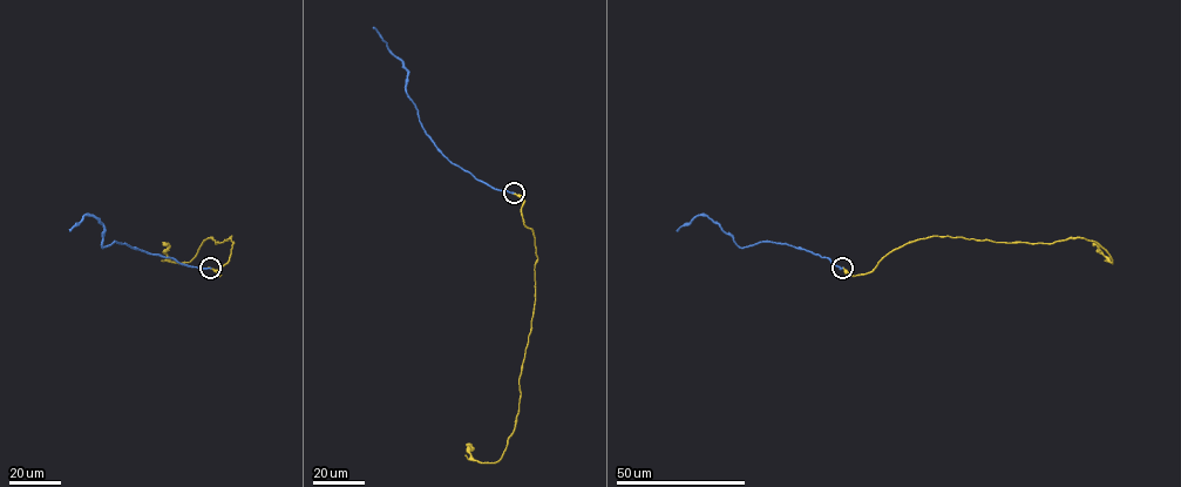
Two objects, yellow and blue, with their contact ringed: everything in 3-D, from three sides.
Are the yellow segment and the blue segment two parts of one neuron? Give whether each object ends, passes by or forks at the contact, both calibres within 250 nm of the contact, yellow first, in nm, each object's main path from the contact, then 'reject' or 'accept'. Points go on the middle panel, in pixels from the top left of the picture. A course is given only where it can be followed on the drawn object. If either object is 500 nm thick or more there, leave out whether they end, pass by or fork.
yellow ends; blue ends; calibres 280 and 280 nm; course yellow (513, 194), (524, 201), (523, 224), (534, 232), (537, 257), (518, 413), (501, 458), (479, 462), (466, 445); course blue (513, 193), (495, 189), (476, 180), (438, 148), (407, 94), (409, 73), (374, 26); reject

